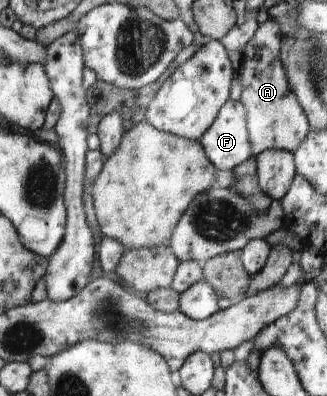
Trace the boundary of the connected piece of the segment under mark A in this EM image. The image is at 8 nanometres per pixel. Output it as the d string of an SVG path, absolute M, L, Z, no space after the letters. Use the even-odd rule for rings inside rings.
M268 19L257 26L254 36L244 48L244 58L239 70L242 80L240 102L246 111L246 124L254 155L270 149L293 153L308 138L310 124L304 106L289 84L284 62L281 60L282 32L280 25Z

